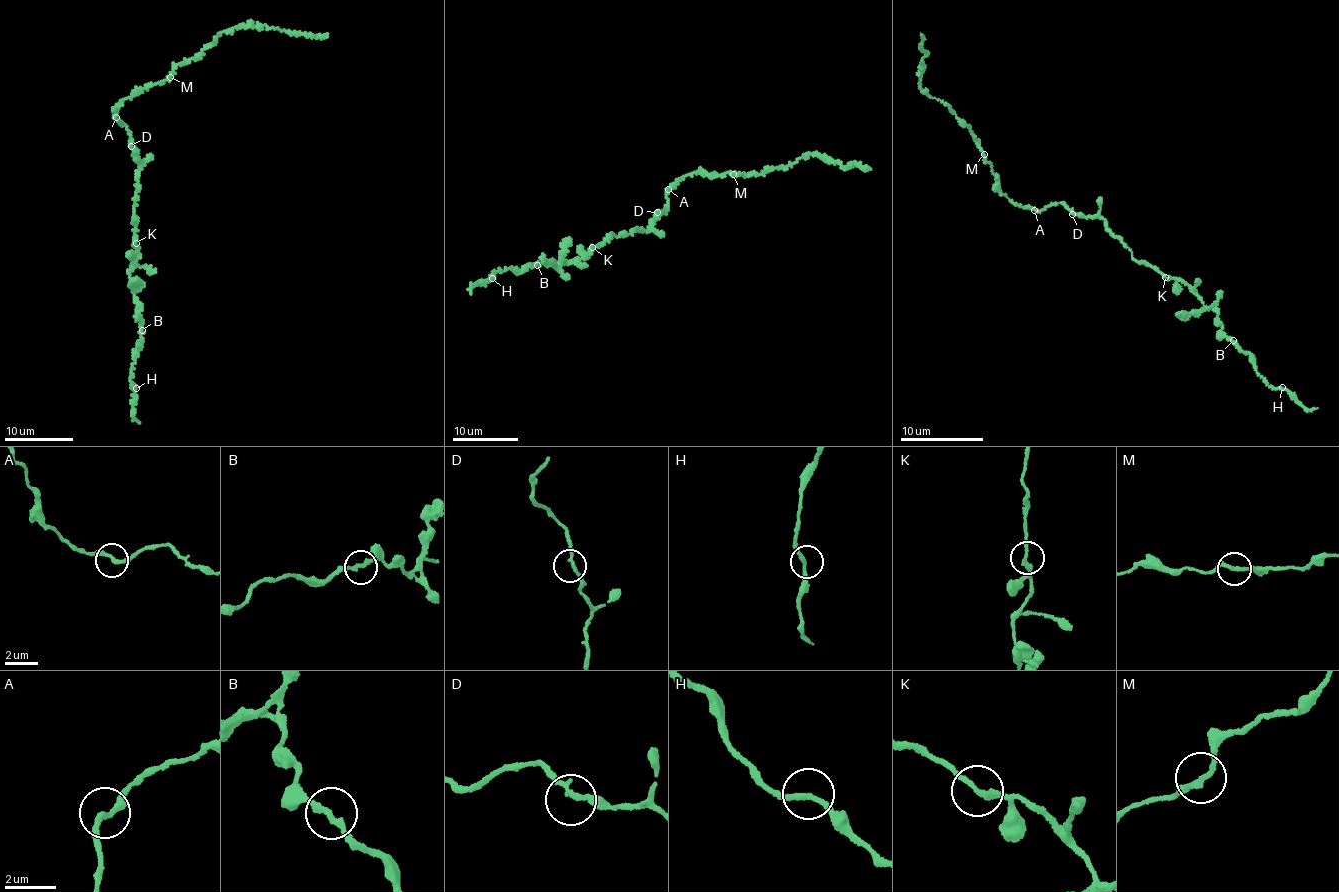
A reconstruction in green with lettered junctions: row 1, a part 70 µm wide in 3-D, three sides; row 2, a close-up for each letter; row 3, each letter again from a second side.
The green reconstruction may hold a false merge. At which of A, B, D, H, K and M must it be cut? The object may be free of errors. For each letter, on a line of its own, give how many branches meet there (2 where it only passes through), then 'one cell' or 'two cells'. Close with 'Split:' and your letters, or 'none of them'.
A: 2 branches meet; one cell
B: 2 branches meet; one cell
D: 2 branches meet; one cell
H: 2 branches meet; one cell
K: 2 branches meet; one cell
M: 2 branches meet; two cells
Split: M

